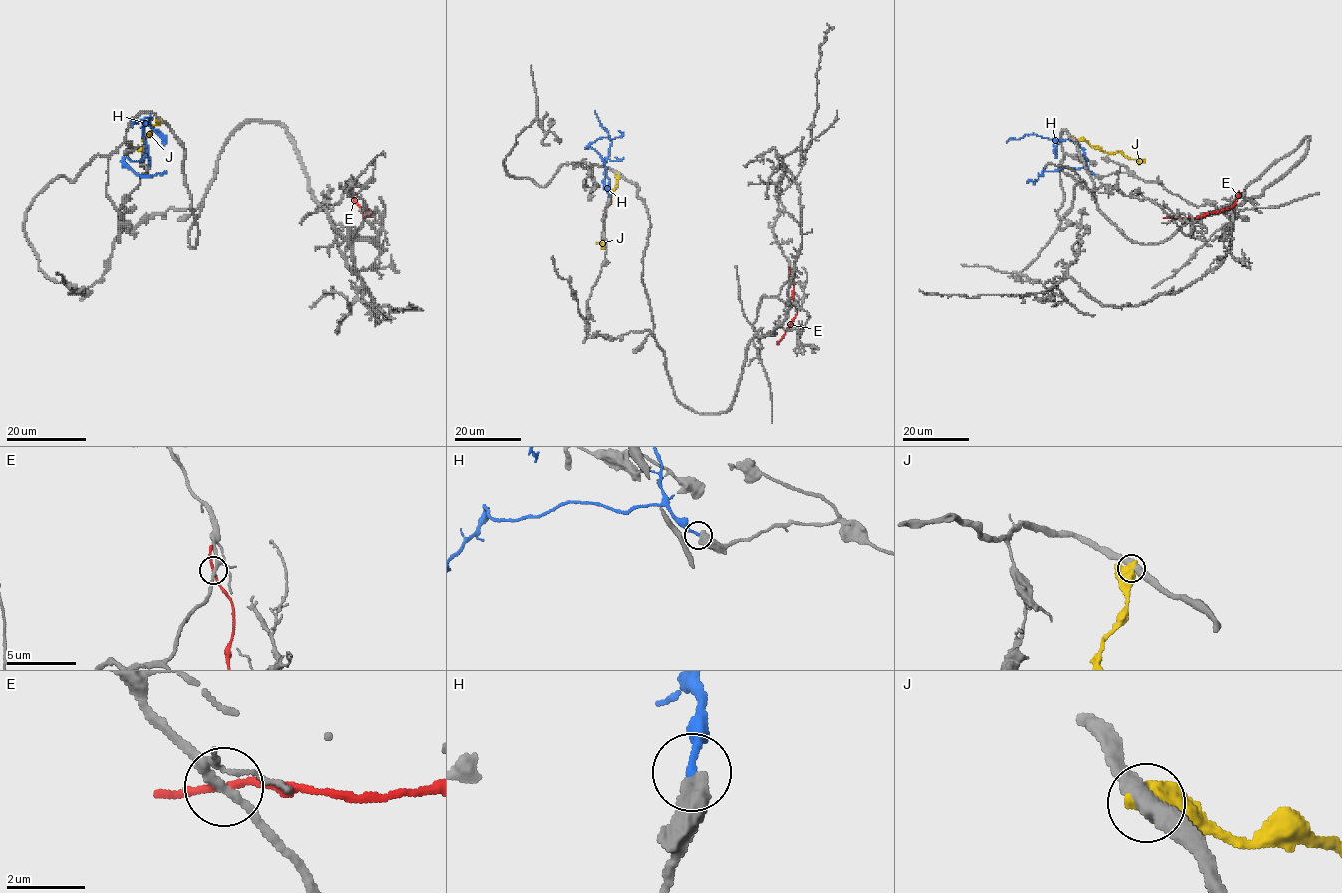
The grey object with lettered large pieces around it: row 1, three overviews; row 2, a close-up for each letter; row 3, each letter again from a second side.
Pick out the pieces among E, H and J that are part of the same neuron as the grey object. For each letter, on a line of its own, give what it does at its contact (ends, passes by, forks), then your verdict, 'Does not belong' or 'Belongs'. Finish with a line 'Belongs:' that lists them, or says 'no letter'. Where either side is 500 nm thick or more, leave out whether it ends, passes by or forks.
E: It passes by. Does not belong
H: Does not belong
J: Does not belong
Belongs: no letter

